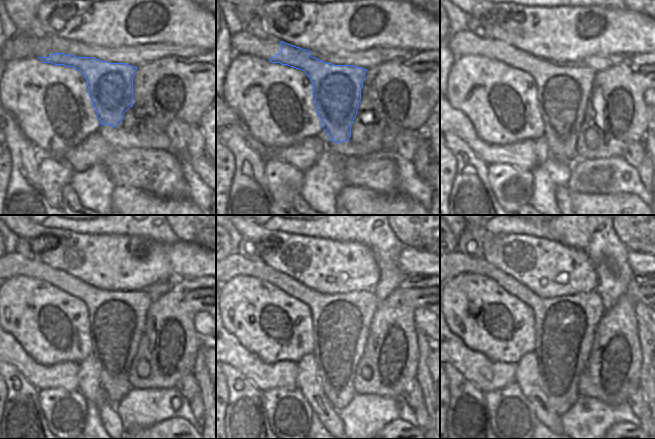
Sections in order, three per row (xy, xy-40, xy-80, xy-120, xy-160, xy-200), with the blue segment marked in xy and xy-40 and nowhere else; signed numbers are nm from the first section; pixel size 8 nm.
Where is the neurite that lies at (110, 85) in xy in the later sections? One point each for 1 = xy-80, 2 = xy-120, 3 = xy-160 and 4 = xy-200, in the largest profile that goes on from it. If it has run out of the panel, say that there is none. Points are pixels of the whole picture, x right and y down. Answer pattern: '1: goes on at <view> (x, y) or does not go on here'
1: goes on at xy-80 (563, 91)
2: goes on at xy-120 (117, 319)
3: goes on at xy-160 (341, 322)
4: goes on at xy-200 (565, 326)

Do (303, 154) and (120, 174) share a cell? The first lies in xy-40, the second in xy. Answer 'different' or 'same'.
same

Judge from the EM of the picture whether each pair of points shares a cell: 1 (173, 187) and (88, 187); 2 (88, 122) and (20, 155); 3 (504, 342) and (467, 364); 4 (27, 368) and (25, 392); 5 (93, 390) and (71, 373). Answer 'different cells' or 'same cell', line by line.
1: different cells
2: different cells
3: different cells
4: different cells
5: different cells

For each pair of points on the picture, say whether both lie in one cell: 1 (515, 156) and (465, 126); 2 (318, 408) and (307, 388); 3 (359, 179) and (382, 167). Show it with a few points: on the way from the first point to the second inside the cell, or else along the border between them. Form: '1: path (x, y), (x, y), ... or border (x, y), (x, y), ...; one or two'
1: path (502, 154), (490, 154), (474, 139); one
2: path (318, 403), (313, 398), (312, 393); one
3: path (365, 173), (376, 172); one

